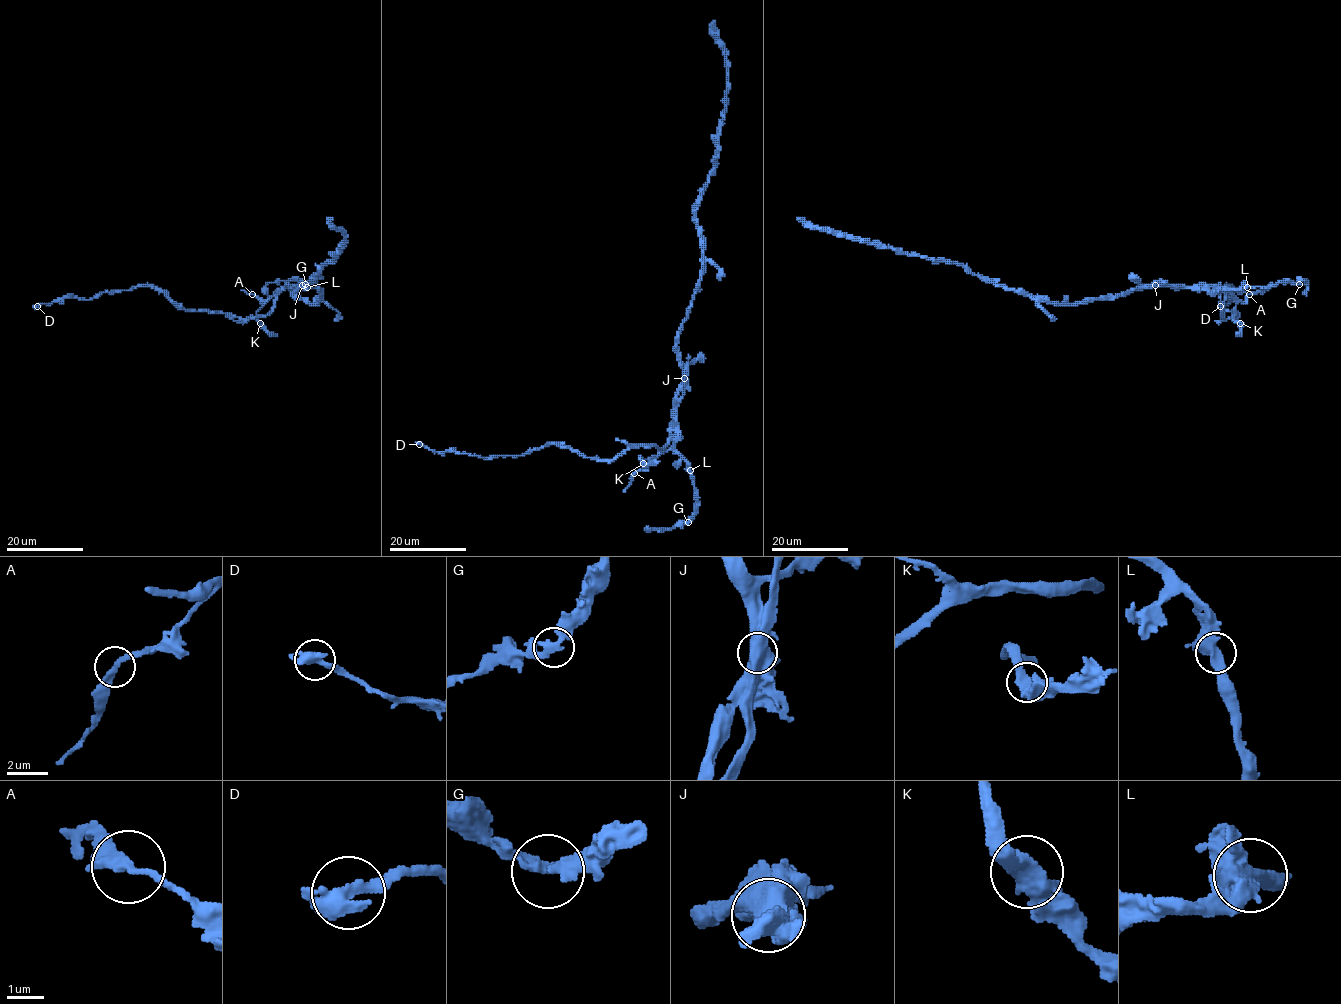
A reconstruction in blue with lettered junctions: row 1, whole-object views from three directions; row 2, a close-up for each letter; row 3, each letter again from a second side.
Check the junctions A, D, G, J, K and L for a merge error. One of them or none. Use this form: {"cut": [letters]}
{"cut": ["J"]}

